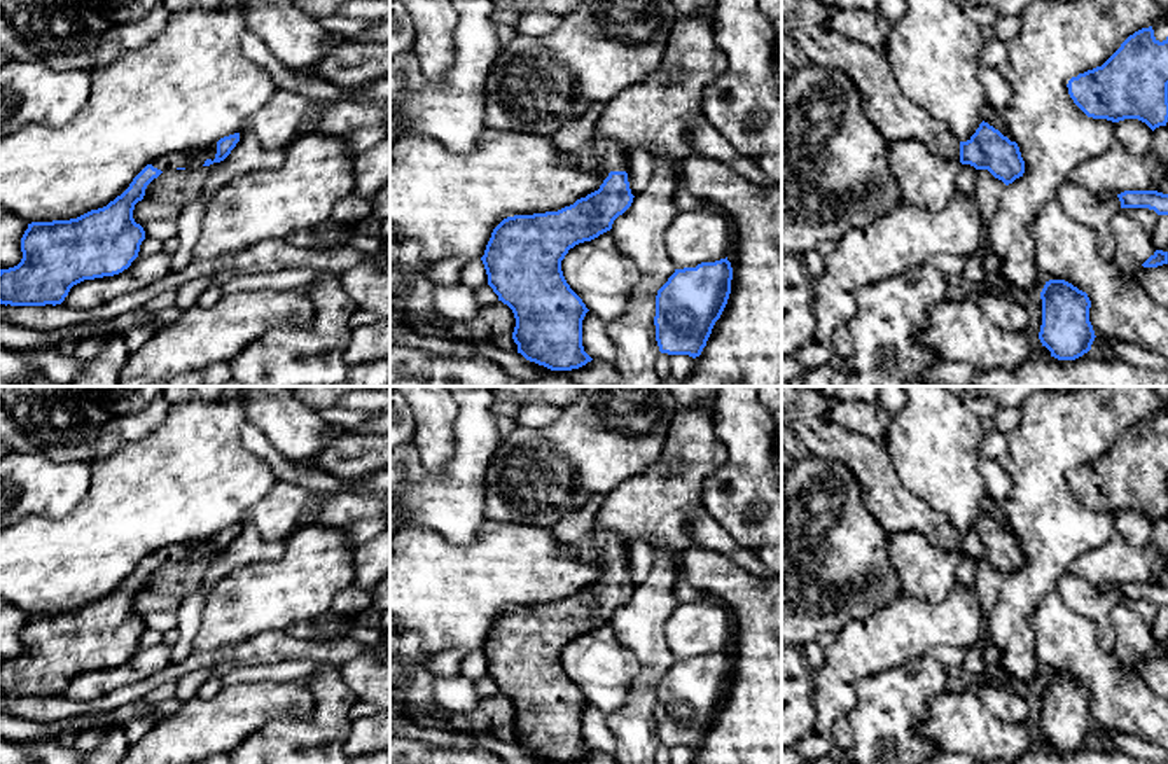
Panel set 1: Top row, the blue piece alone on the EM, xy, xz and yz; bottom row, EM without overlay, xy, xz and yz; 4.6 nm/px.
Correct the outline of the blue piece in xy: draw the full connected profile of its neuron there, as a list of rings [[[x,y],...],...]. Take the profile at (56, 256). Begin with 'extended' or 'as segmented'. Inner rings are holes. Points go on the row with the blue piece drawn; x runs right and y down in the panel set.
extended; [[[234,133],[206,149],[159,157],[107,206],[70,220],[28,224],[21,238],[21,262],[0,269],[0,304],[56,306],[73,285],[128,269],[145,240],[133,210],[143,199],[147,185],[166,170],[194,170],[220,163],[238,142],[240,133]]]

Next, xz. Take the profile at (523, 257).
extended; [[[591,103],[582,115],[563,124],[553,136],[561,154],[575,157],[584,170],[601,173],[605,180],[600,189],[558,212],[504,219],[493,229],[481,257],[488,285],[514,313],[512,339],[518,353],[551,371],[572,371],[593,360],[582,346],[582,320],[589,309],[567,283],[561,260],[575,245],[610,231],[614,220],[631,206],[635,198],[626,173],[629,156],[617,142],[596,135],[603,108],[605,103]]]

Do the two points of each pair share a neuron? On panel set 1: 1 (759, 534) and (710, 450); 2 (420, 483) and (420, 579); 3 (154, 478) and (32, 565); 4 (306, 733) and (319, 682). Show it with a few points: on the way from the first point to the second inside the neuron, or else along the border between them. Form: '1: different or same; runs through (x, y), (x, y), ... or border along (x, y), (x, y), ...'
1: different; border along (716, 427), (728, 458), (705, 481), (705, 506)
2: different; border along (408, 527), (438, 532), (457, 546)
3: same; runs through (125, 507), (70, 562), (62, 565)
4: same; runs through (319, 721), (322, 717), (322, 694)

